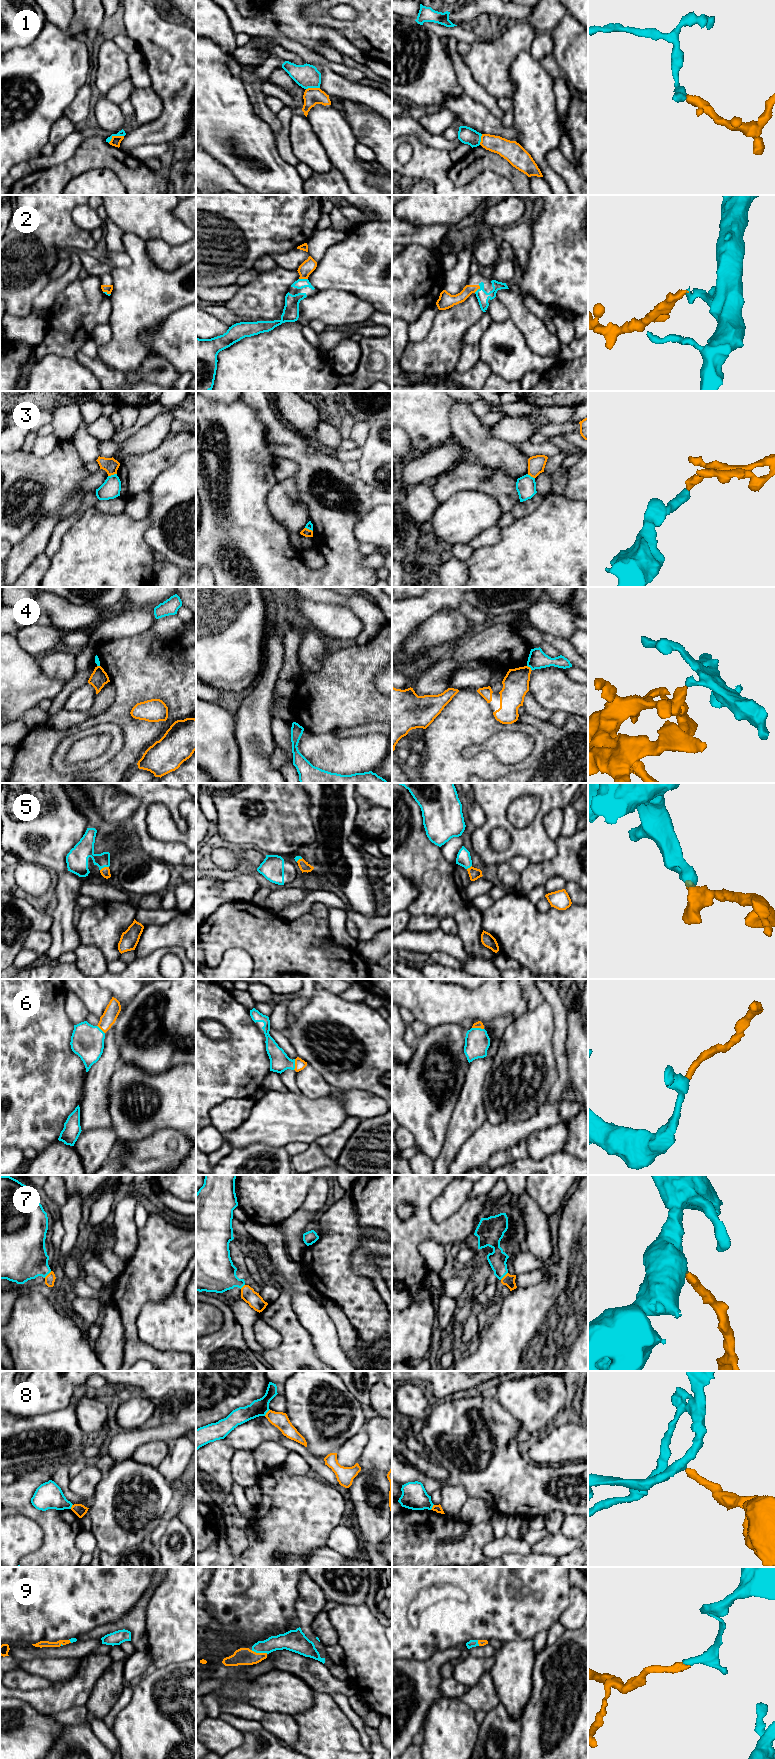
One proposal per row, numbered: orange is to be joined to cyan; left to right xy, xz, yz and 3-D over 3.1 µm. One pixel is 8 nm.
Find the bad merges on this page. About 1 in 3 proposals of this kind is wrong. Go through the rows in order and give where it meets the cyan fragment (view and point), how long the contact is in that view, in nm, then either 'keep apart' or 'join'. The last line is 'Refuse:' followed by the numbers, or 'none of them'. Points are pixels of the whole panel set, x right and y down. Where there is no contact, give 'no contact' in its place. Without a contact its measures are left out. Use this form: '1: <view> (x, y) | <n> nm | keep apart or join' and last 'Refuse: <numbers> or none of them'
1: xy (115, 135) | 140 nm | keep apart
2: xz (303, 279) | 70 nm | join
3: xy (112, 475) | 80 nm | keep apart
4: yz (530, 667) | 60 nm | keep apart
5: xy (104, 866) | 80 nm | join
6: yz (478, 1028) | 100 nm | join
7: yz (503, 1276) | 90 nm | join
8: xz (267, 1411) | 70 nm | keep apart
9: xz (259, 1652) | 140 nm | join
Refuse: 1, 3, 4, 8

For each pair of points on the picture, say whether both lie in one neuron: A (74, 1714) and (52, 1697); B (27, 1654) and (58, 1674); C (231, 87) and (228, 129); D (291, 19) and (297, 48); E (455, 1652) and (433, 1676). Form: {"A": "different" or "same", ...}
{"A": "different", "B": "different", "C": "same", "D": "different", "E": "same"}

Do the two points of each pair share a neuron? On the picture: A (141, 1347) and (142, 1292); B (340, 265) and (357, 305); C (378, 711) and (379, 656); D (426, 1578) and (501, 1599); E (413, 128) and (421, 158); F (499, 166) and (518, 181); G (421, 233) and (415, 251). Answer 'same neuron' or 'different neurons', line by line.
A: same neuron
B: different neurons
C: same neuron
D: same neuron
E: different neurons
F: same neuron
G: different neurons

